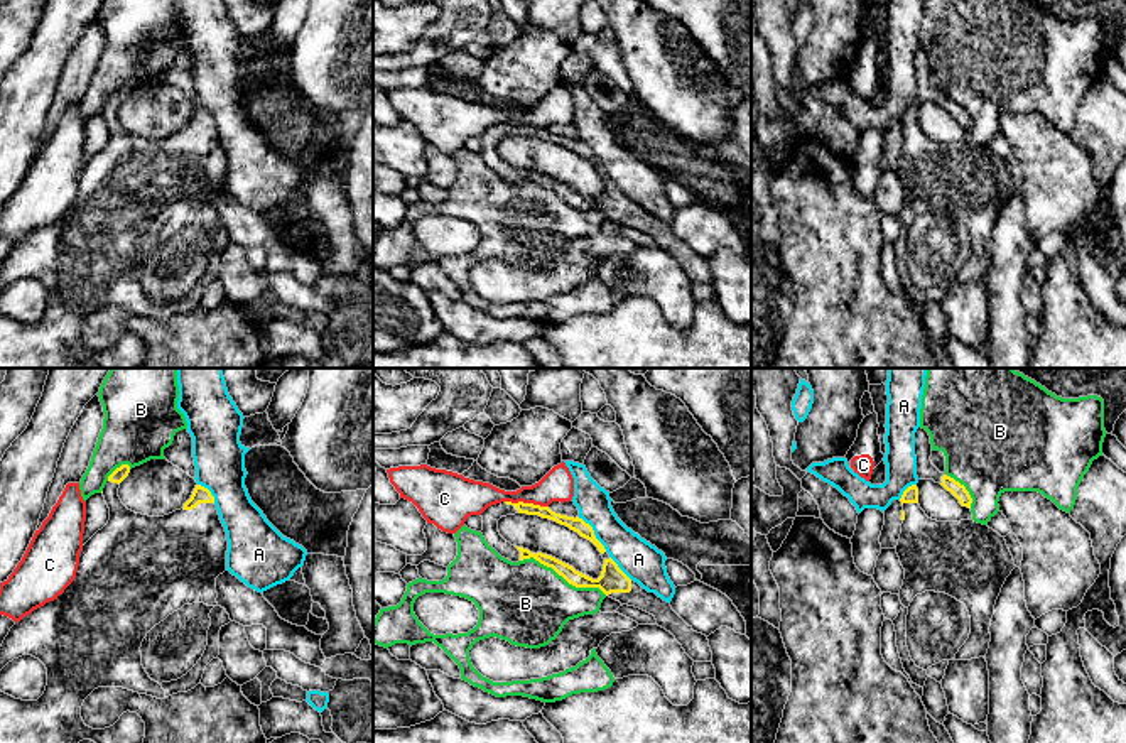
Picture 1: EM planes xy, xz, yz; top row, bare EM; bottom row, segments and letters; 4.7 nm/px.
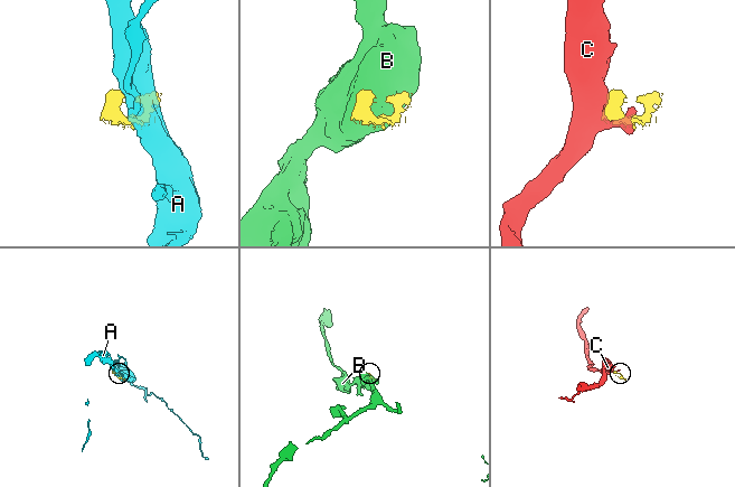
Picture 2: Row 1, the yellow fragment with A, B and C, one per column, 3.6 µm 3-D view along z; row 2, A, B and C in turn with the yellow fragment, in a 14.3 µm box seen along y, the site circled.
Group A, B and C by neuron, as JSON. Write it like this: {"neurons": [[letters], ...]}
{"neurons": [["A"], ["B"], ["C"]]}

